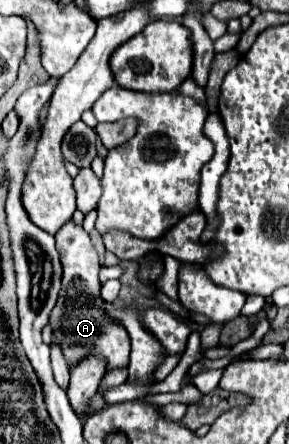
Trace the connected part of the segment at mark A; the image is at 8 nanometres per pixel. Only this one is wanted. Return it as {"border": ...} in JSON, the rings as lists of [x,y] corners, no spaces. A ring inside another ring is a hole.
{"border":[[[68,220],[64,228],[60,228],[56,234],[56,248],[60,252],[60,260],[64,266],[64,278],[58,304],[54,306],[50,316],[50,326],[54,330],[52,340],[62,348],[70,368],[90,354],[102,354],[108,360],[108,370],[128,366],[130,336],[120,324],[110,320],[102,310],[104,300],[100,298],[100,282],[98,282],[100,262],[96,248],[90,242],[90,236],[84,232],[80,224]]]}

